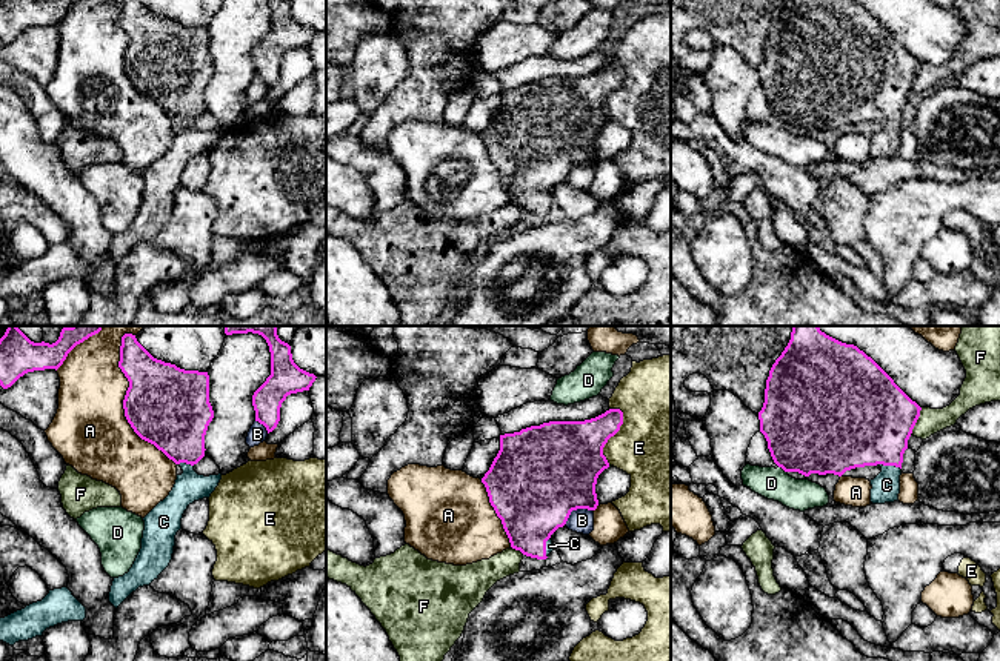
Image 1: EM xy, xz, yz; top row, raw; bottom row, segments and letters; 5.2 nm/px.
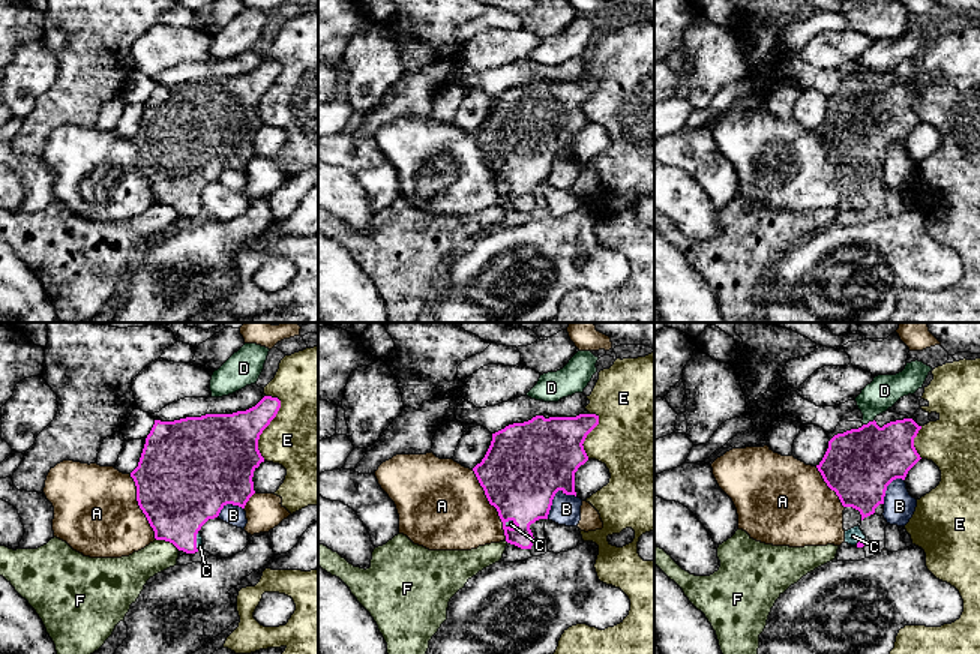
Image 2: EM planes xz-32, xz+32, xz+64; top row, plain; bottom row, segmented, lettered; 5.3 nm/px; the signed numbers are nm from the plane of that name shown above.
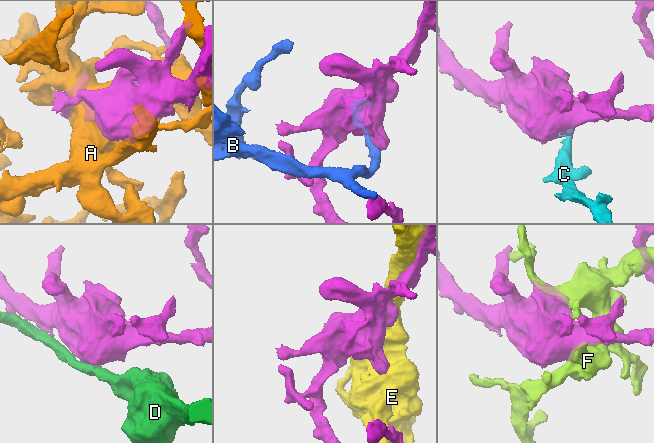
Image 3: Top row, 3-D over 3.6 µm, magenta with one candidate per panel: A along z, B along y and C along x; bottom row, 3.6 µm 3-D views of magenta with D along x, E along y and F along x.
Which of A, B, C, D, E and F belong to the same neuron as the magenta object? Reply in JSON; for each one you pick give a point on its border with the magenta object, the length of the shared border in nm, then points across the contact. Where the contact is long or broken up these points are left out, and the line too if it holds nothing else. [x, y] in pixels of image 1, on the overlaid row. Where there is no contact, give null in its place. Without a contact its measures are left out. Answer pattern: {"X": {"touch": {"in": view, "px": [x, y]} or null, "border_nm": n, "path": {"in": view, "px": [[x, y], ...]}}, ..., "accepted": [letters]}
{"C": {"touch": {"in": "yz", "px": [888, 465]}, "border_nm": 140, "path": {"in": "yz", "px": [[868, 421], [888, 454], [888, 465], [886, 484]]}}, "accepted": ["C"]}

